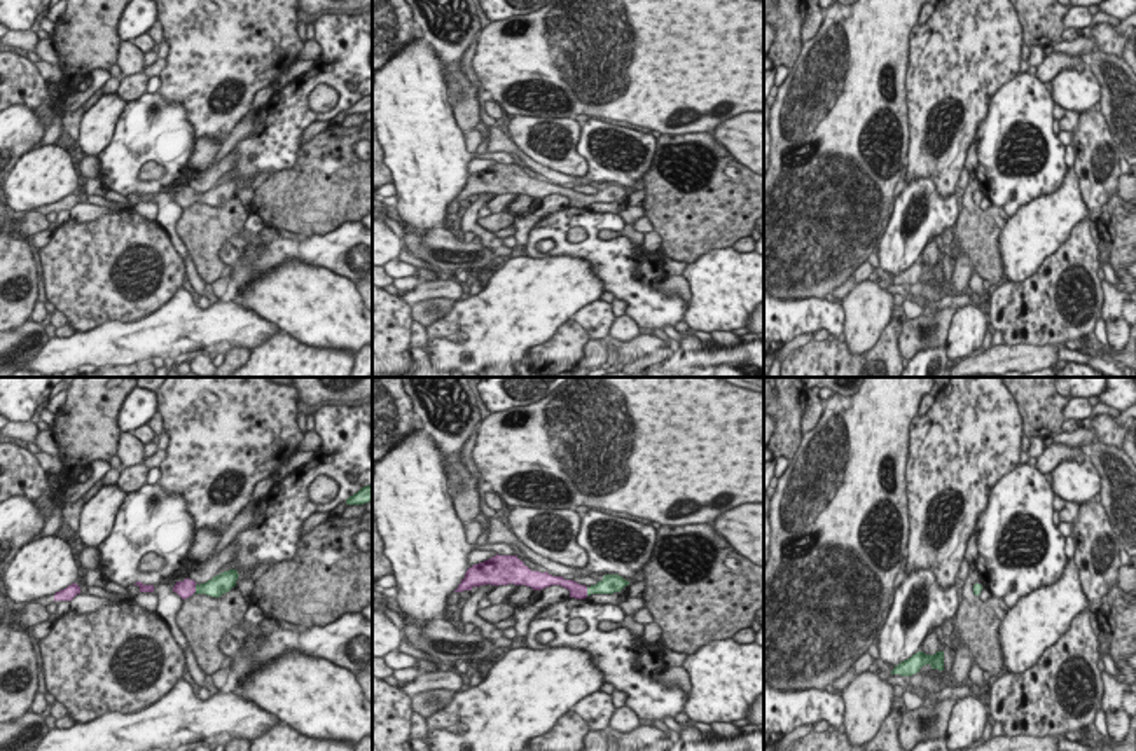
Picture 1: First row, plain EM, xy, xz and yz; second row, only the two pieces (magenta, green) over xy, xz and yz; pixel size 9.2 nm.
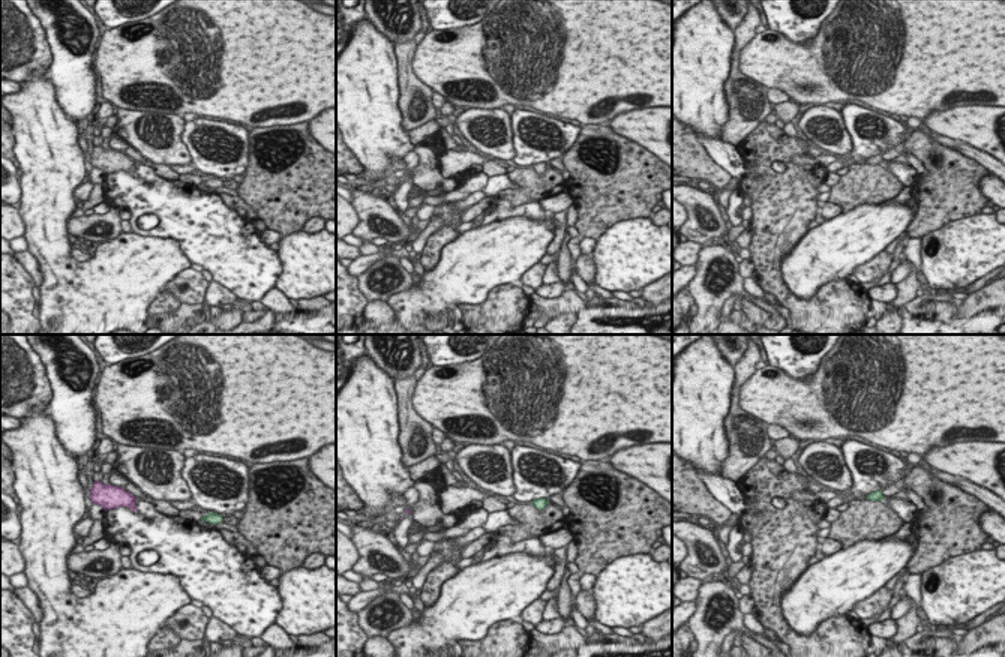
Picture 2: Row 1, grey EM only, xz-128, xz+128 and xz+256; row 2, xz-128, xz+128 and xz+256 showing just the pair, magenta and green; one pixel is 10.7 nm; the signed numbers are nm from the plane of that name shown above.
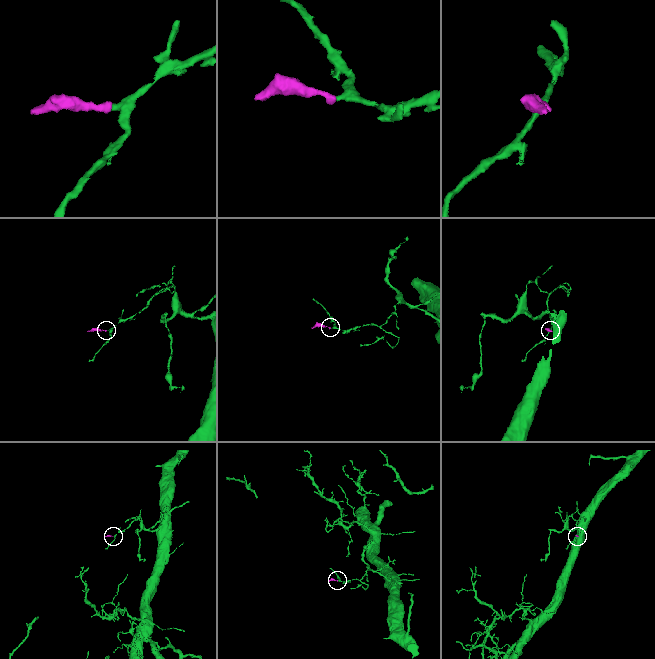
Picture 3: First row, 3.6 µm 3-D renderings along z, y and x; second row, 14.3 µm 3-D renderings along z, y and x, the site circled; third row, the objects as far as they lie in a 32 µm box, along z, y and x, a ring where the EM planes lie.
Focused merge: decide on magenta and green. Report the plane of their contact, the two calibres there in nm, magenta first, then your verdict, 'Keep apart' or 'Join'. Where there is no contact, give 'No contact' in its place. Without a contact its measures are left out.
Touches magenta in xz. Thickness 140 nm (magenta) against 170 nm. Join.

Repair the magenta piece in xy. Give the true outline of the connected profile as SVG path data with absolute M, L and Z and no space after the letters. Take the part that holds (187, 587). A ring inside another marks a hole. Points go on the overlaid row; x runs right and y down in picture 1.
M229 569L201 585L197 585L194 580L185 578L184 582L175 583L173 592L177 592L182 599L190 597L194 592L220 597L222 594L236 587L238 576L239 575L236 569Z

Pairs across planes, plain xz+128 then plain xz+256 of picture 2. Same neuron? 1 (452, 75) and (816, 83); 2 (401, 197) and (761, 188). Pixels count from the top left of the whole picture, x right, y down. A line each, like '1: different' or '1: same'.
1: same
2: different

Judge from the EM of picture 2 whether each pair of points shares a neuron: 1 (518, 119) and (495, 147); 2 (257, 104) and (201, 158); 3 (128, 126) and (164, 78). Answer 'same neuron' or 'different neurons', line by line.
1: different neurons
2: different neurons
3: different neurons

